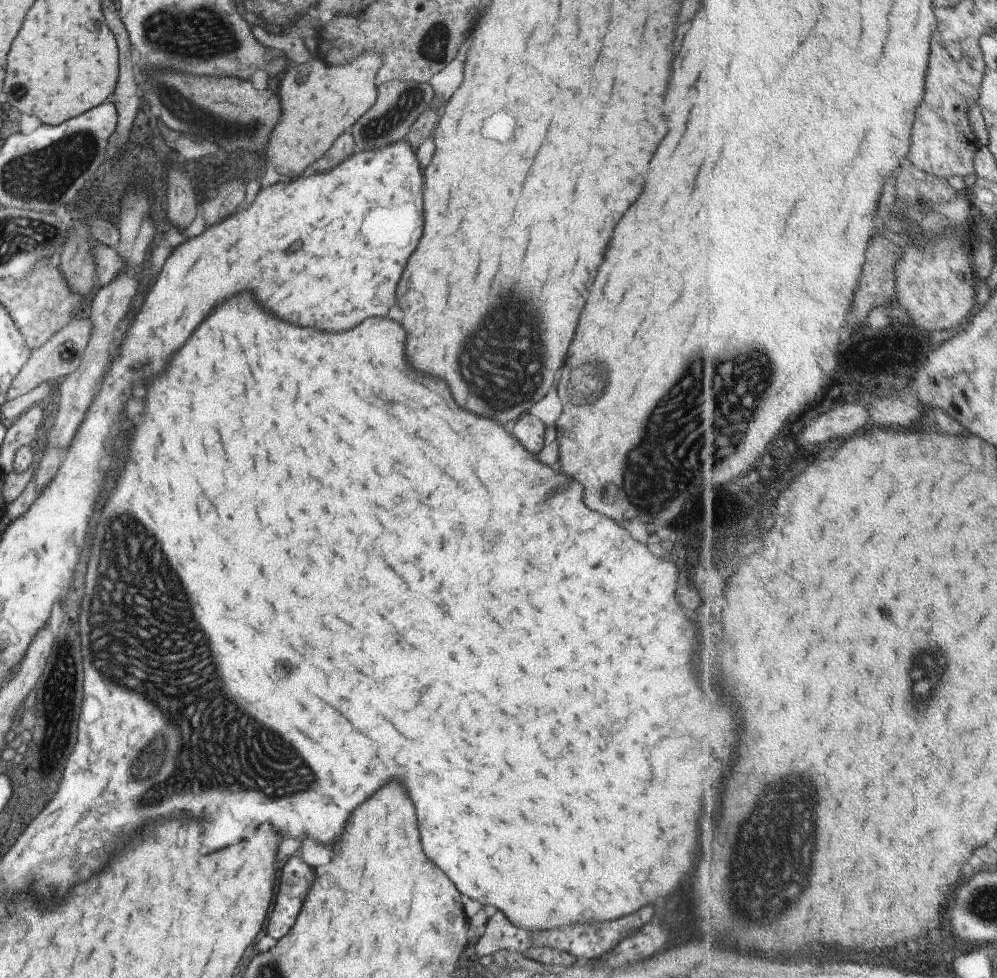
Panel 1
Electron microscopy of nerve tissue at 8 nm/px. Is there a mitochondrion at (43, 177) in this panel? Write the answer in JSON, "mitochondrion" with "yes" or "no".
{"mitochondrion":"yes"}

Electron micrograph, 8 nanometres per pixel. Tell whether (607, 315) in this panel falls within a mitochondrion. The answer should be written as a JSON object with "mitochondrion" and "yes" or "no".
{"mitochondrion":"no"}

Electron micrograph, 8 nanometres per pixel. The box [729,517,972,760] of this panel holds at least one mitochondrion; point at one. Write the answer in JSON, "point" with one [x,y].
{"point":[922,690]}

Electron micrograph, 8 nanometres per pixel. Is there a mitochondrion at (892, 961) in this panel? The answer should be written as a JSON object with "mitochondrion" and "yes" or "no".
{"mitochondrion":"no"}

